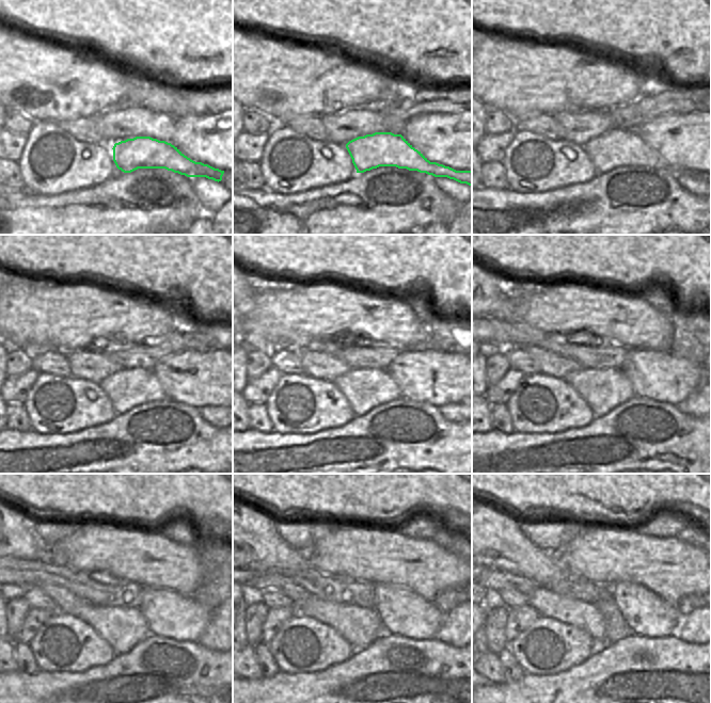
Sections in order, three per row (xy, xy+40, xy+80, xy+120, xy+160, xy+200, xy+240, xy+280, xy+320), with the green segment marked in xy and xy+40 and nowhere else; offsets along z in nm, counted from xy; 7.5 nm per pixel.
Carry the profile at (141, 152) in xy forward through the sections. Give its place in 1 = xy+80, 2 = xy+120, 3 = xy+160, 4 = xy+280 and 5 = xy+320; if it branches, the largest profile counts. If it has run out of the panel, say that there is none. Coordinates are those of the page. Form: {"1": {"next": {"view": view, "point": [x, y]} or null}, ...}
{"1": {"next": {"view": "xy+80", "point": [617, 147]}}, "2": {"next": {"view": "xy+120", "point": [127, 388]}}, "3": {"next": {"view": "xy+160", "point": [364, 388]}}, "4": {"next": {"view": "xy+280", "point": [360, 626]}}, "5": {"next": {"view": "xy+320", "point": [586, 617]}}}

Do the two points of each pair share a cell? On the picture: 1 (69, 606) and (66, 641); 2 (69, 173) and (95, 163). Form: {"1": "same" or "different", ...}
{"1": "different", "2": "same"}

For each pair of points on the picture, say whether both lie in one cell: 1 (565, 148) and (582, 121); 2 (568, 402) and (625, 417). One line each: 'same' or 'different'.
1: different
2: different

